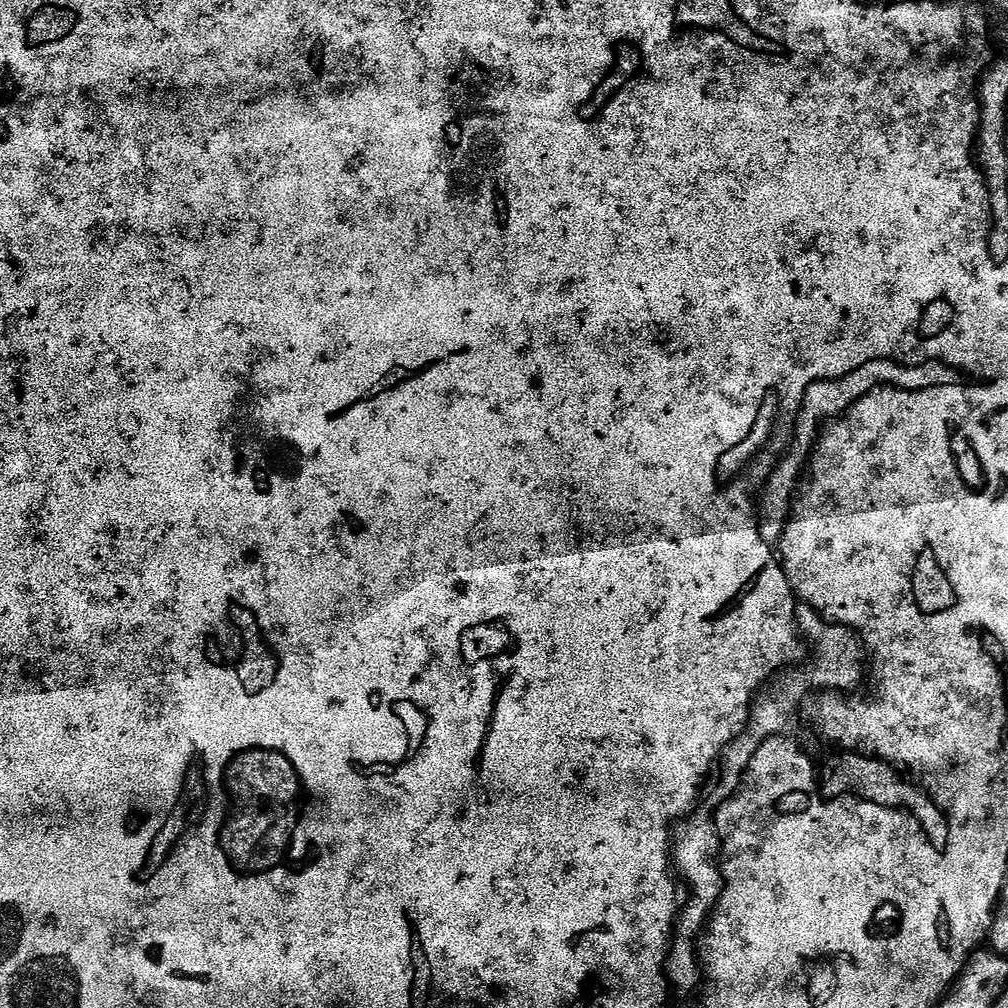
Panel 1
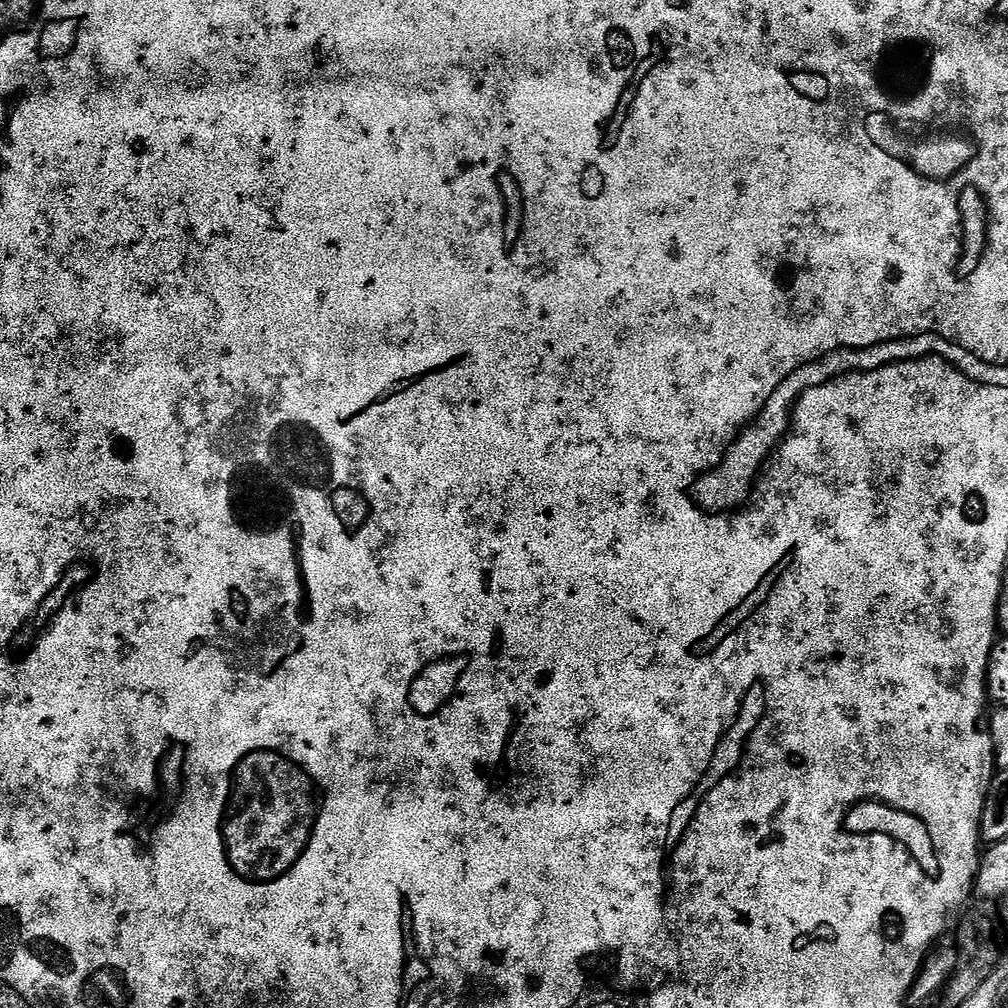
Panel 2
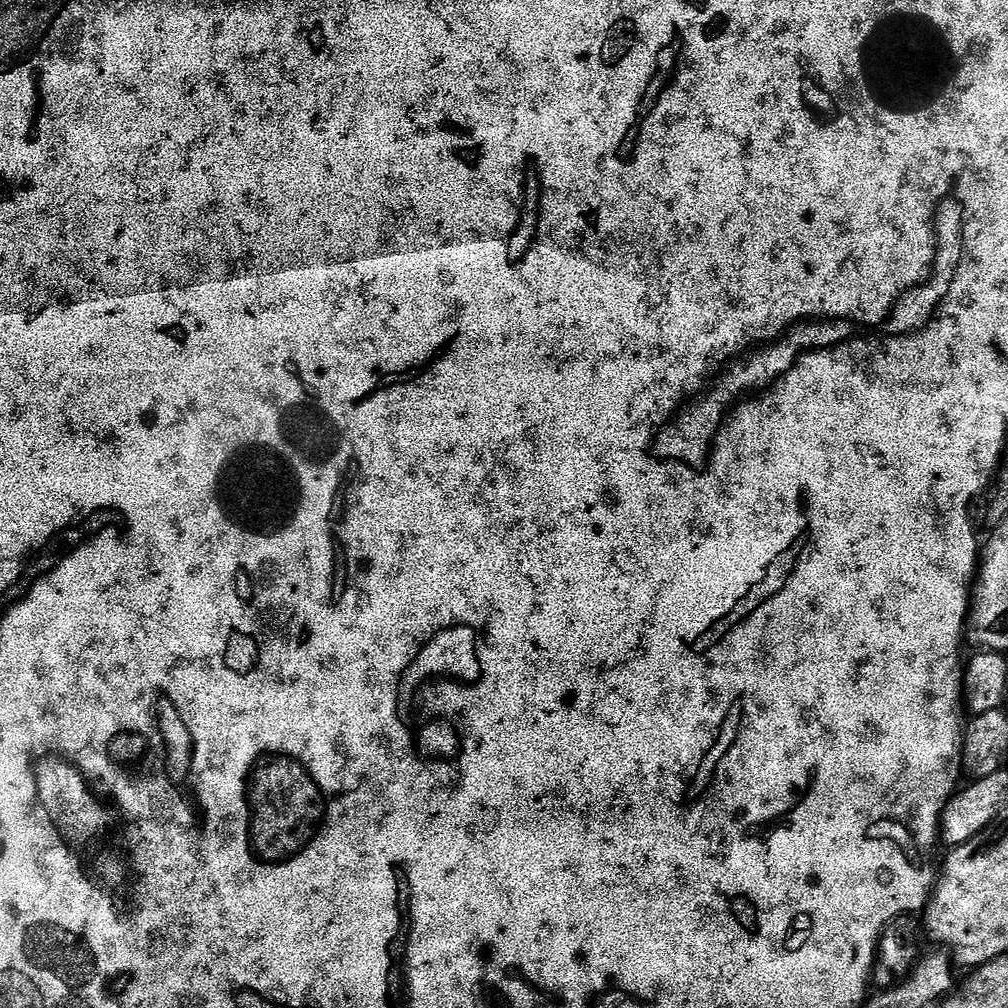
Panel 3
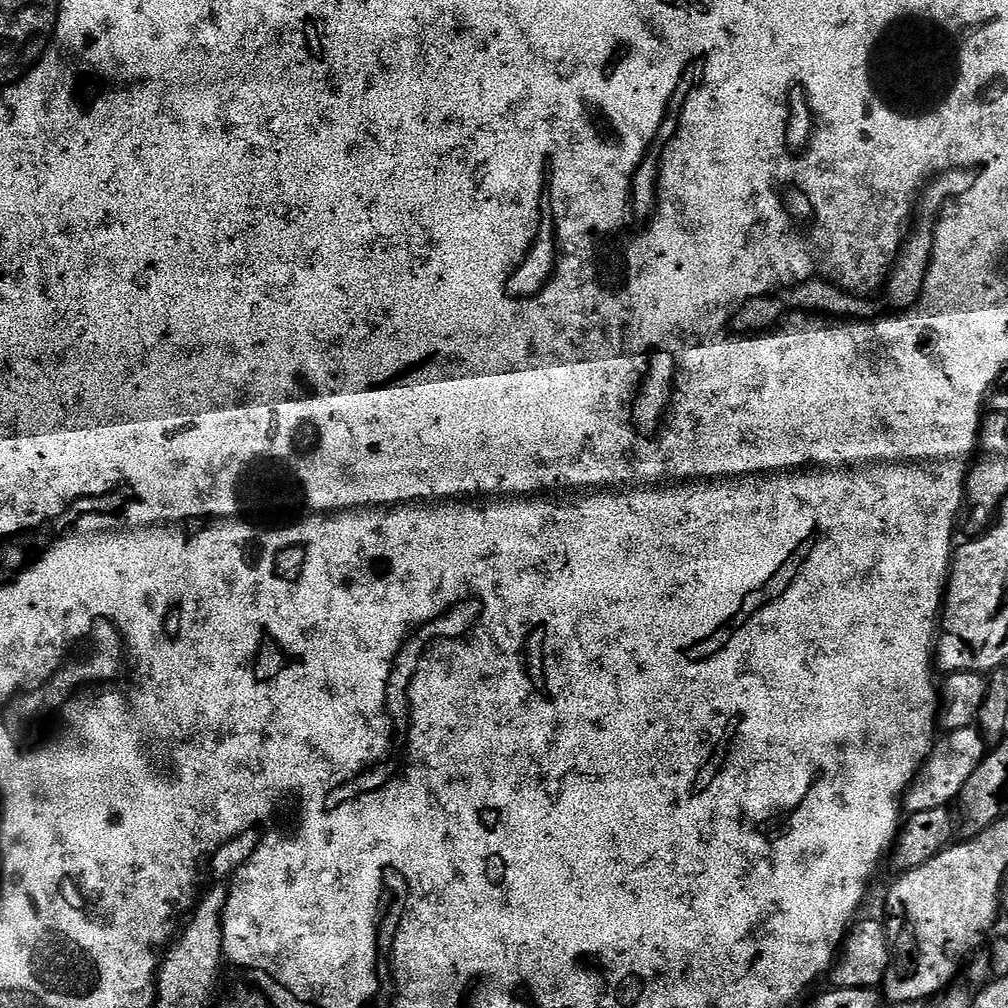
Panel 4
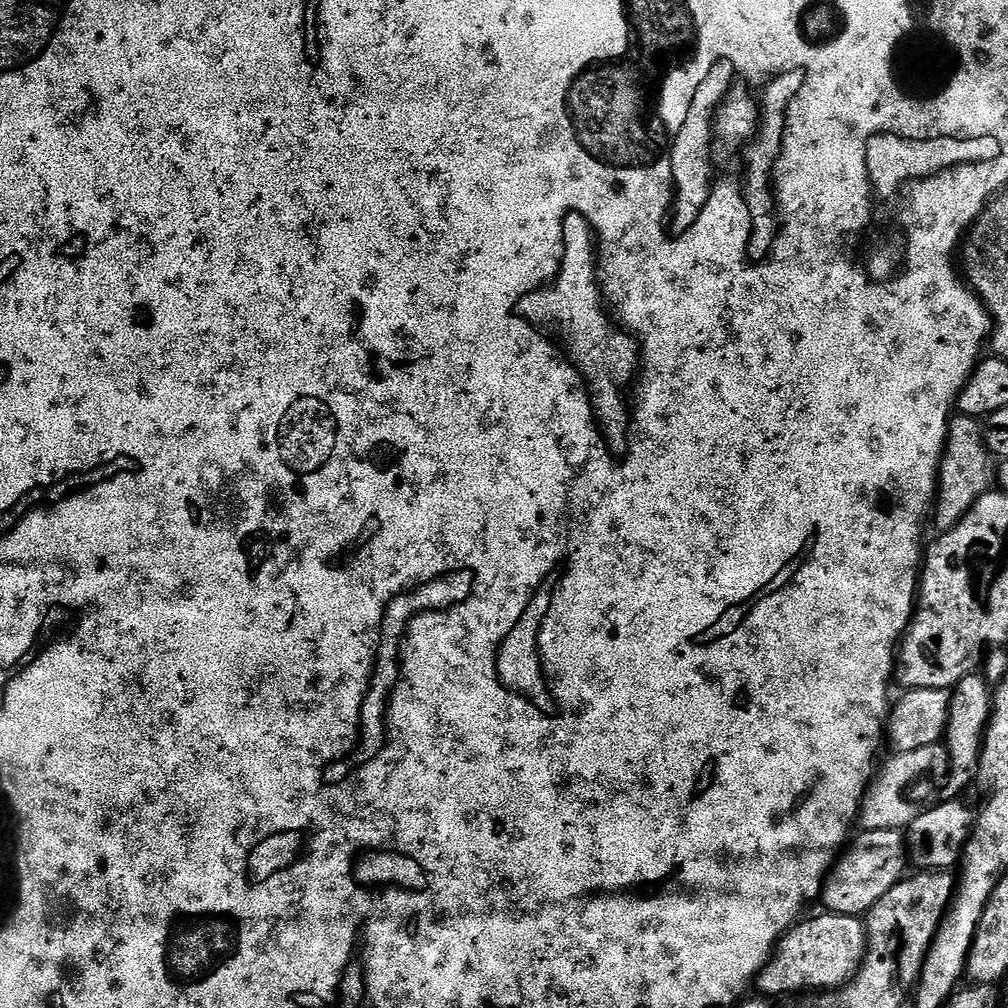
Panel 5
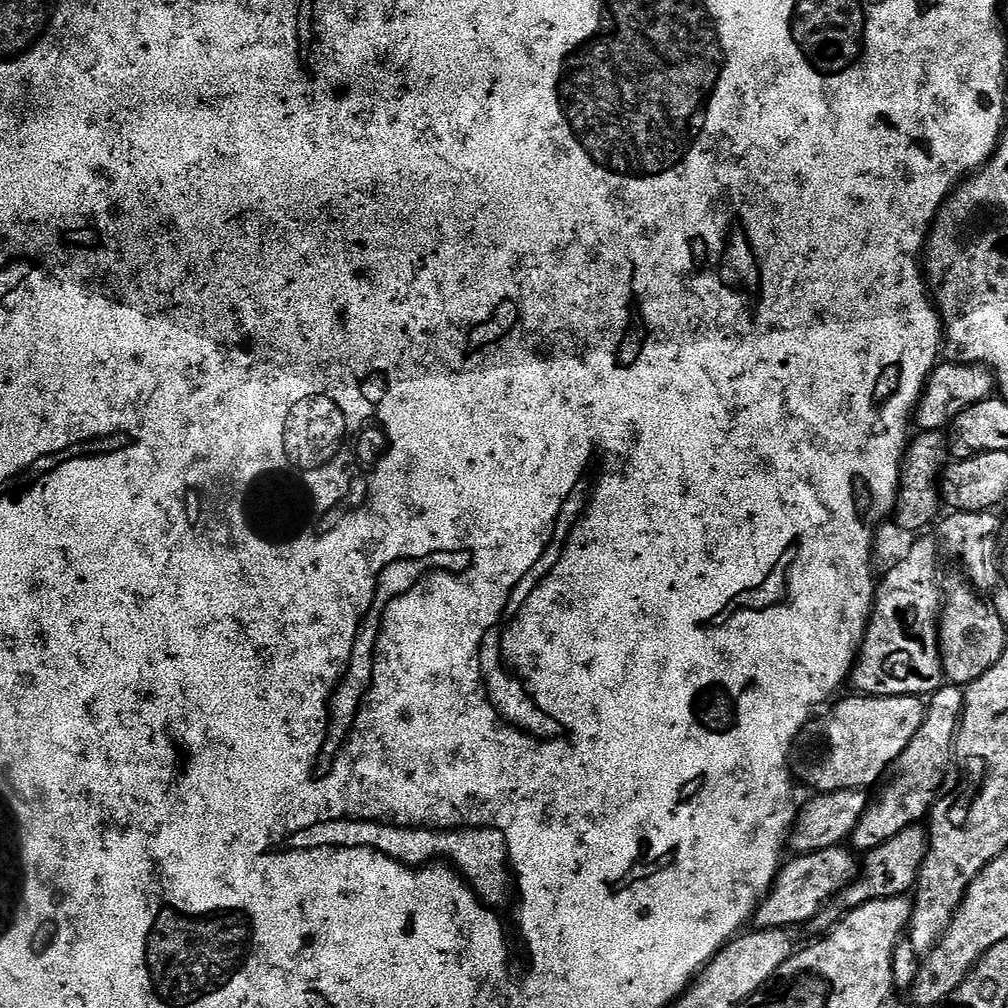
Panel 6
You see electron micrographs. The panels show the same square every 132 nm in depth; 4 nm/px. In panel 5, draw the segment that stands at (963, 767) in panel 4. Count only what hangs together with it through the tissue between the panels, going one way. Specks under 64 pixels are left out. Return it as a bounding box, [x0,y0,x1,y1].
[858,743,950,831]

